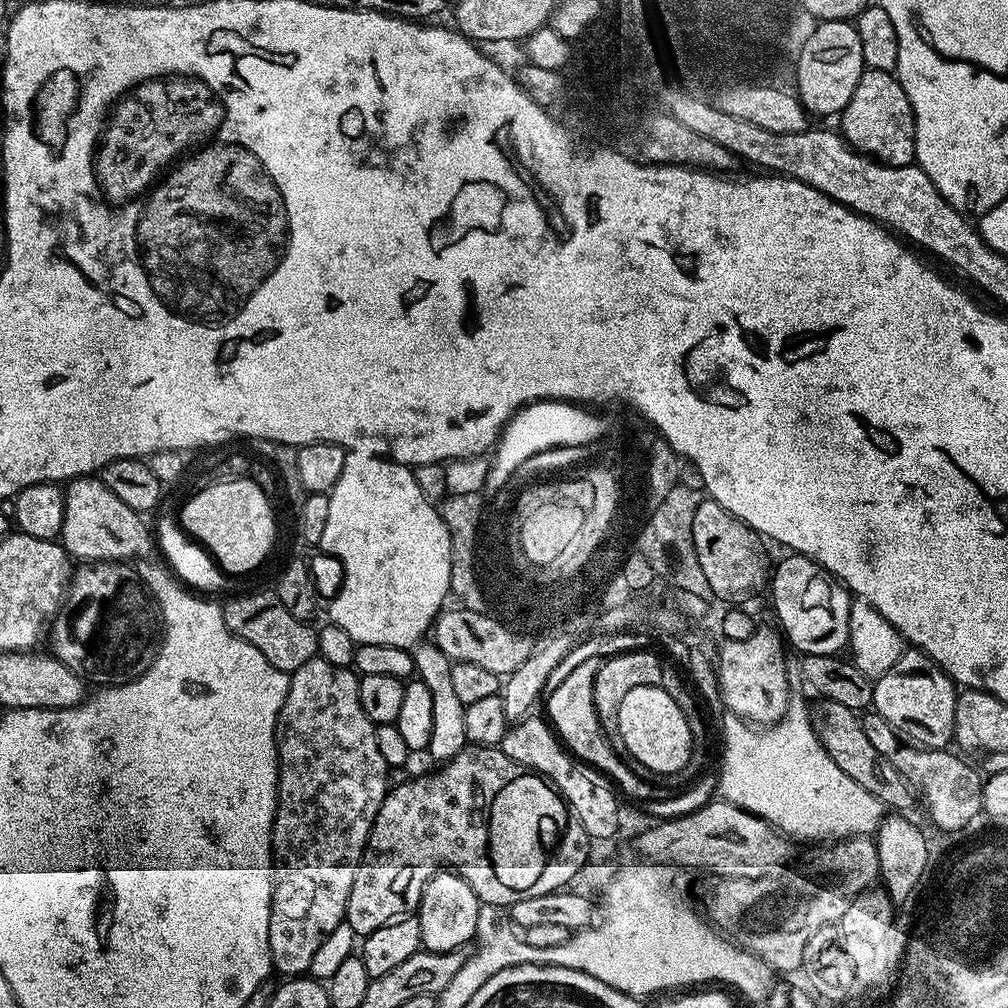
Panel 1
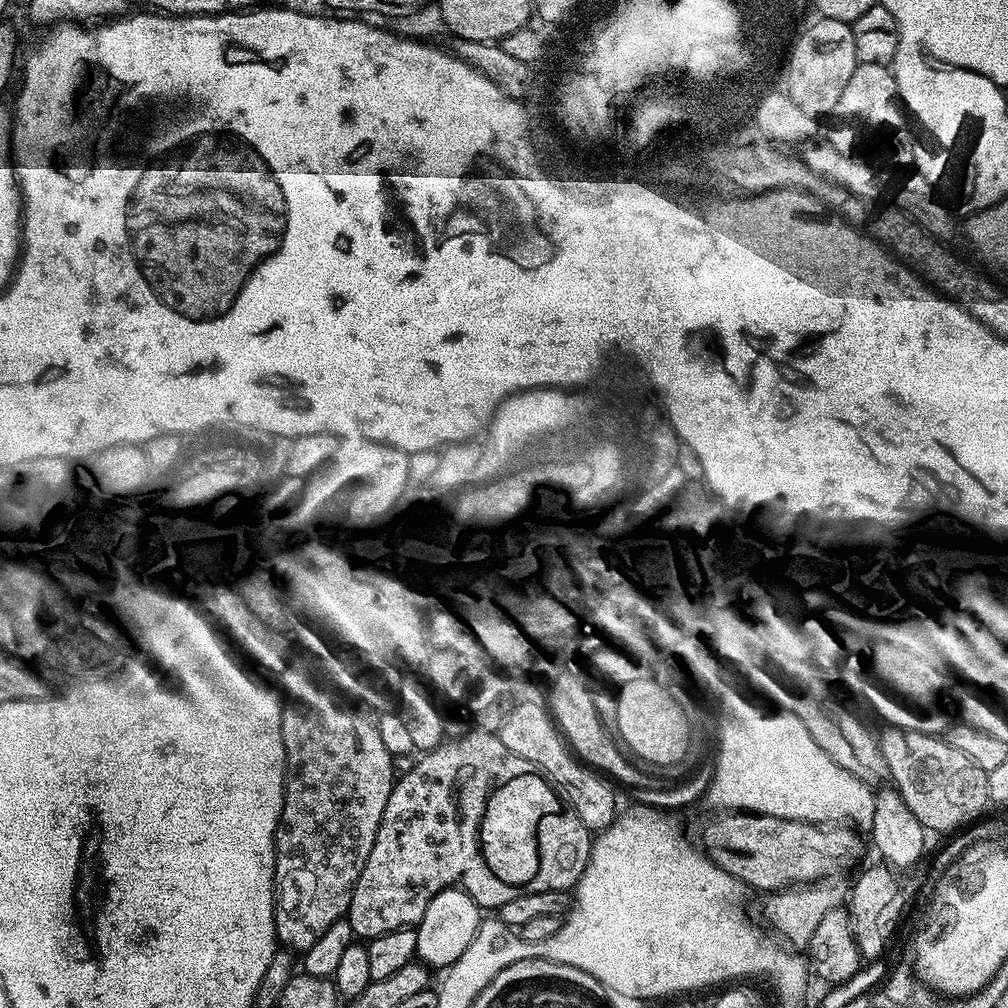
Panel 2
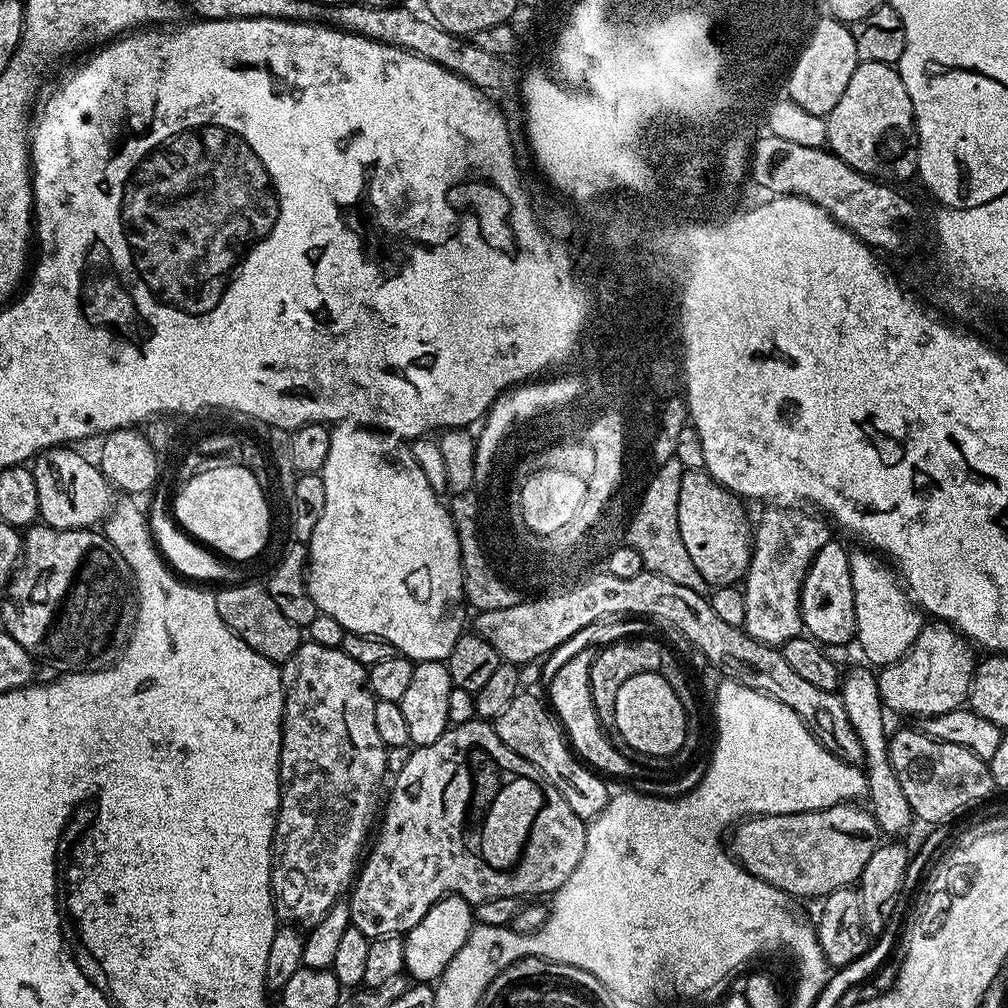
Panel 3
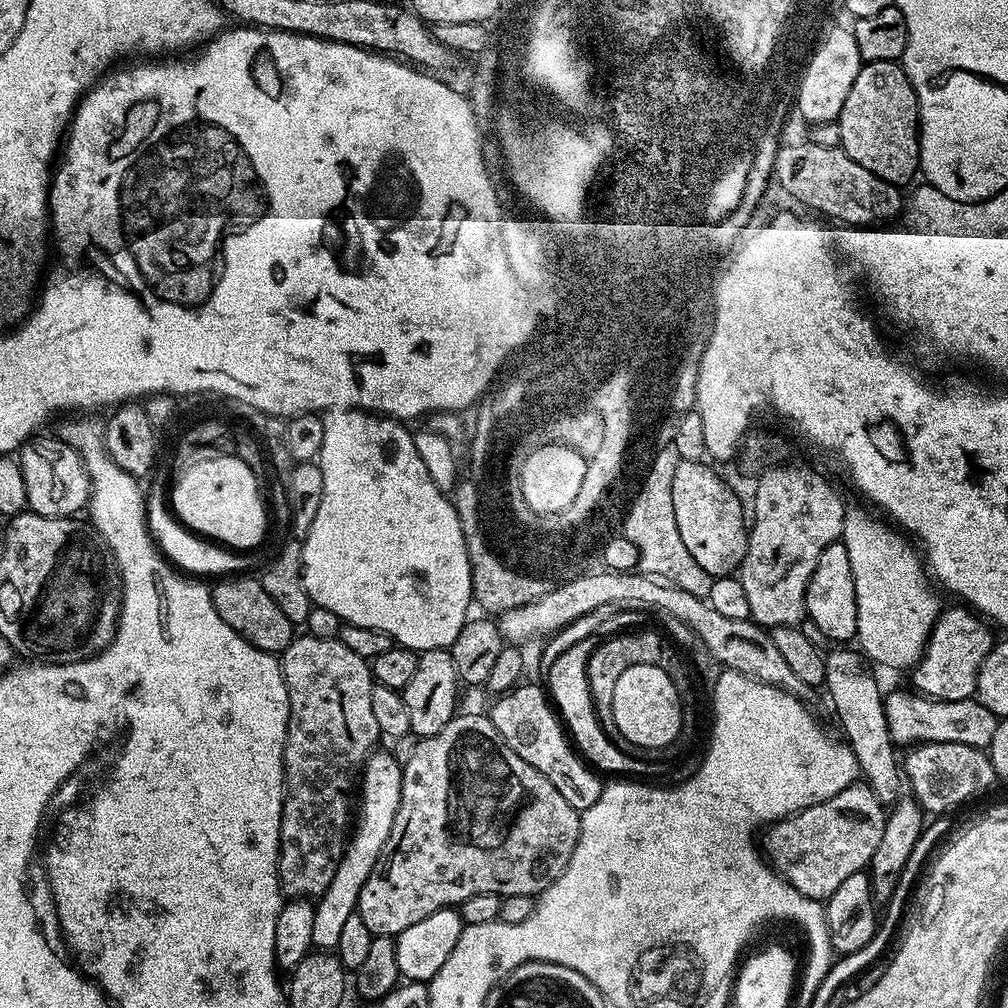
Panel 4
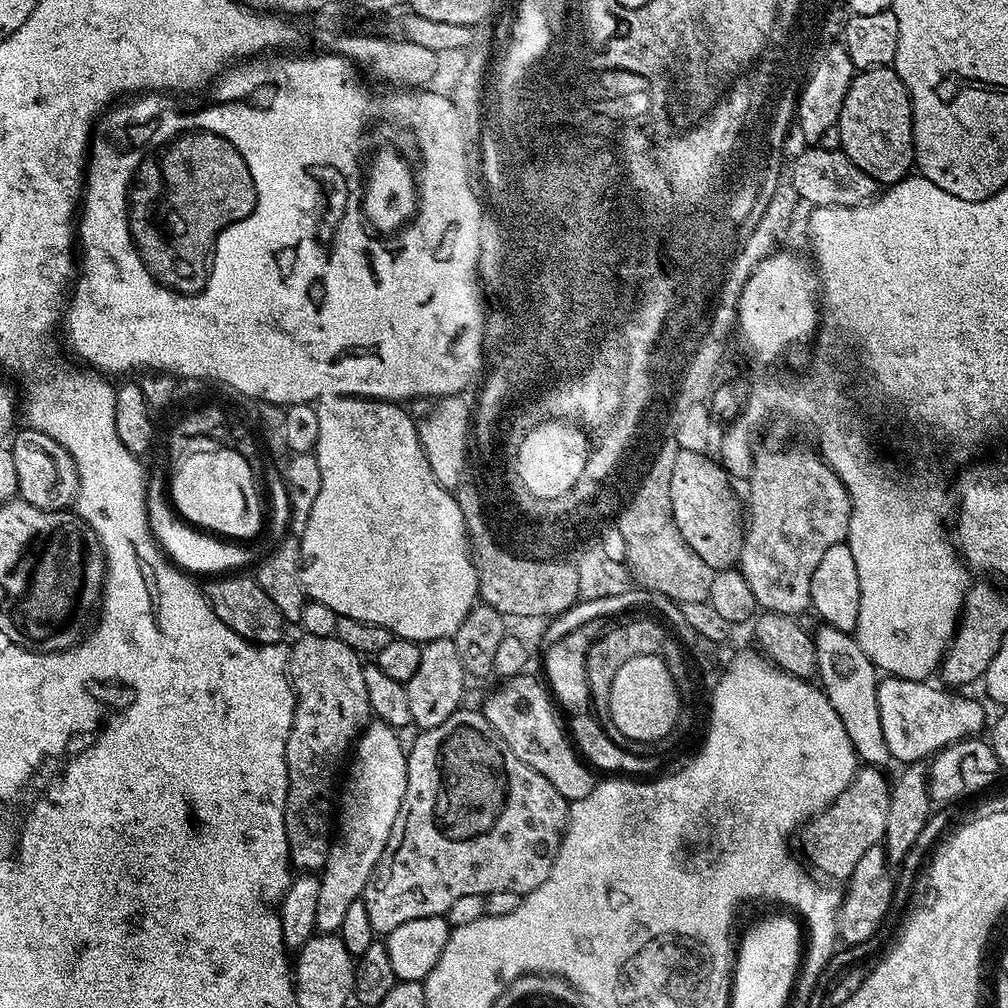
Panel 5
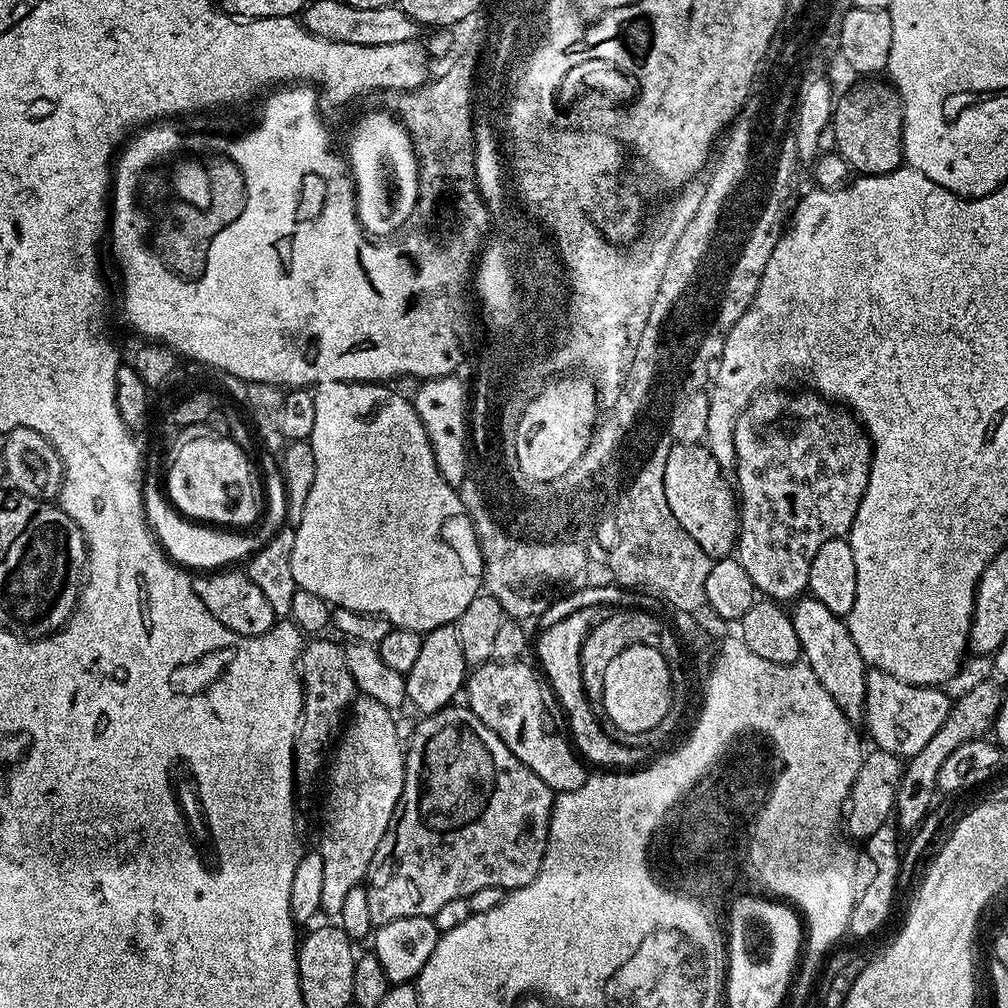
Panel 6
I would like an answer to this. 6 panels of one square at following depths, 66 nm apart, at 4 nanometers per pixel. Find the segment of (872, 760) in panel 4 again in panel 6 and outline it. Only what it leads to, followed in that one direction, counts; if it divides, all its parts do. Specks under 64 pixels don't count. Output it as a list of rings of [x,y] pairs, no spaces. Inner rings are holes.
[[[800,598],[791,605],[790,615],[794,630],[798,634],[800,651],[808,669],[818,678],[822,690],[834,698],[842,714],[850,721],[860,722],[864,719],[864,699],[866,698],[866,657],[859,653],[857,637],[847,628],[839,616],[830,614],[822,602],[811,598]]]

